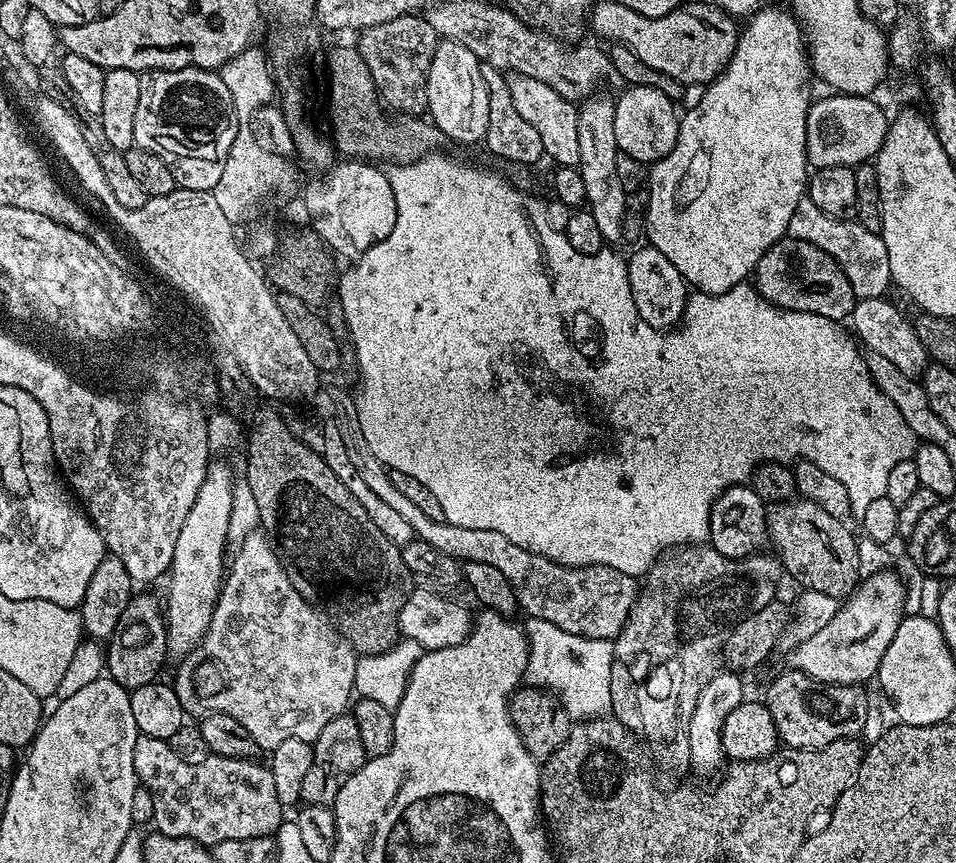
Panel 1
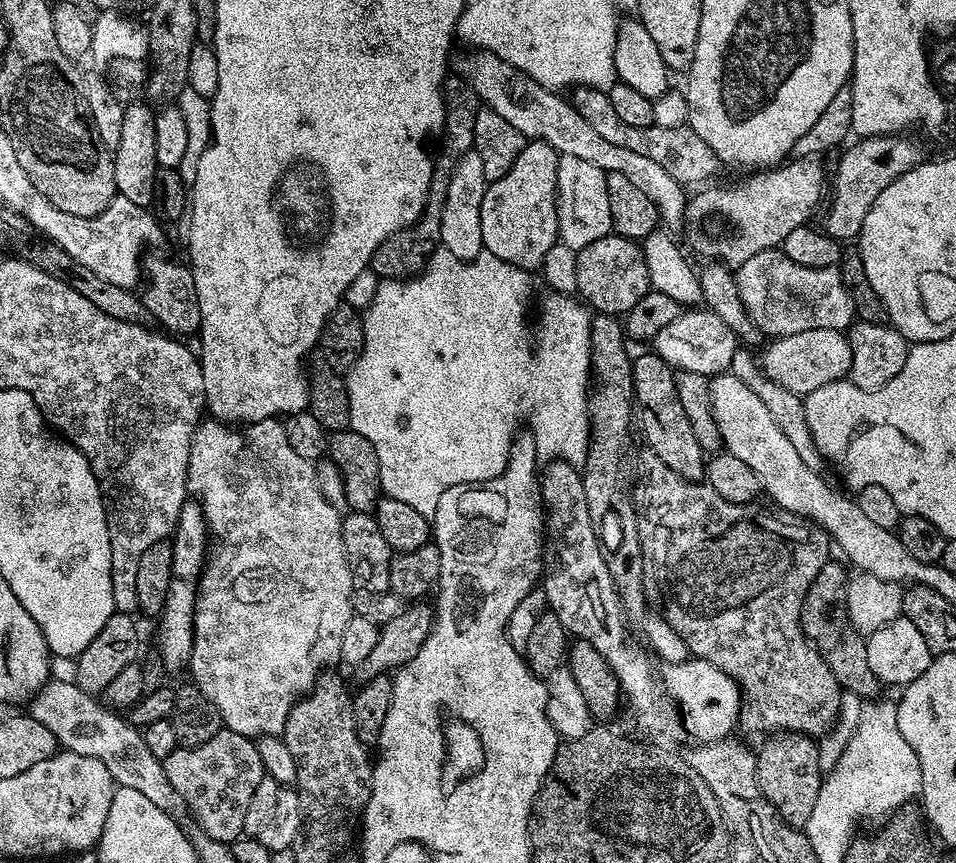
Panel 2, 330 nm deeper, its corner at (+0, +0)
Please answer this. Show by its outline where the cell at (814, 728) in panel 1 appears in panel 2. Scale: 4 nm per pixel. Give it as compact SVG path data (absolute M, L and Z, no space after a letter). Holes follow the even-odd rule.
M784 734L779 738L776 745L768 744L758 752L756 779L764 791L764 799L772 808L776 807L775 815L789 829L800 830L813 813L822 781L817 741L810 735L801 734ZM791 764L796 768L791 768Z

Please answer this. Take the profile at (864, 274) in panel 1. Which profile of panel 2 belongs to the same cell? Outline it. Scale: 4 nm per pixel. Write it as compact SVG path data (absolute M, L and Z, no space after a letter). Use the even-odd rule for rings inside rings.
M771 248L754 254L754 258L739 265L735 269L734 279L736 290L740 293L740 301L743 302L748 315L763 331L765 328L769 332L769 337L779 338L790 334L802 334L802 330L818 330L819 328L847 330L854 323L852 299L842 282L839 267L807 268L786 258L783 251Z

